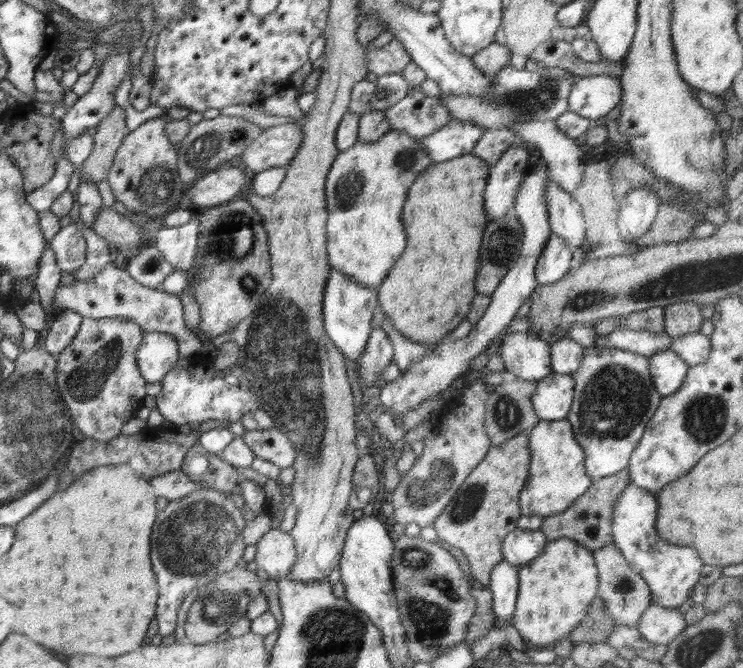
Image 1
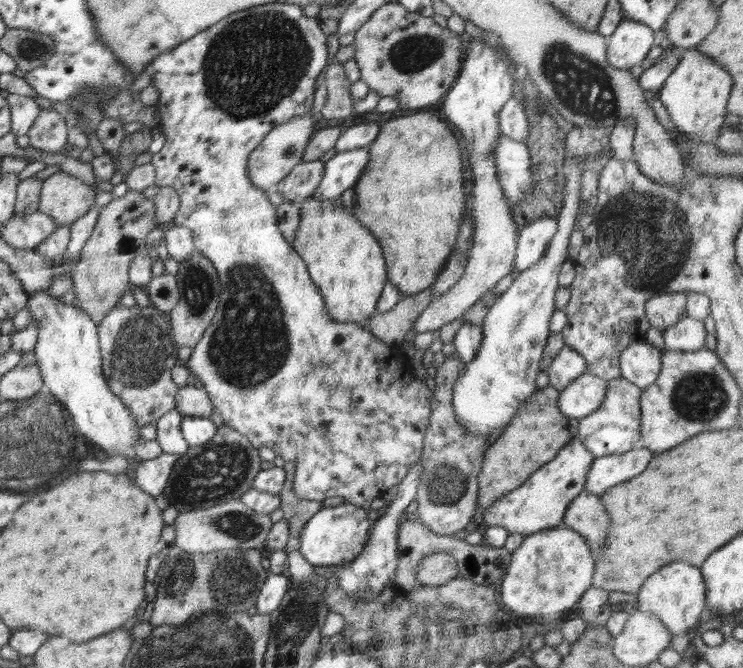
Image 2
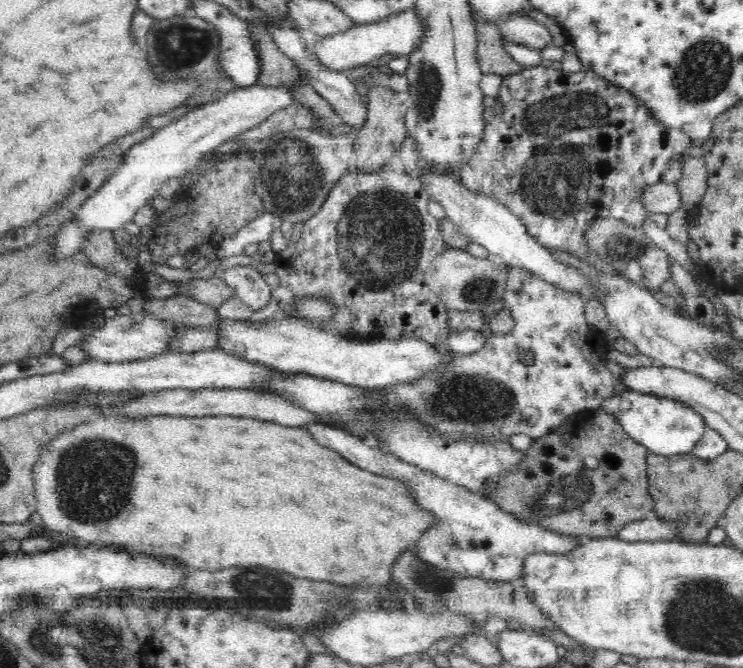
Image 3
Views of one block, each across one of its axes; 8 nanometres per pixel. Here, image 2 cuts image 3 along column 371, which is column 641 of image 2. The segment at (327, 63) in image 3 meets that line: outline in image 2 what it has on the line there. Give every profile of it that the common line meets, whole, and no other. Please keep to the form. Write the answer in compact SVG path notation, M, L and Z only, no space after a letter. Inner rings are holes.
M623 19L616 30L605 37L606 58L610 66L628 71L632 66L642 63L658 39L658 32L649 26L632 19Z

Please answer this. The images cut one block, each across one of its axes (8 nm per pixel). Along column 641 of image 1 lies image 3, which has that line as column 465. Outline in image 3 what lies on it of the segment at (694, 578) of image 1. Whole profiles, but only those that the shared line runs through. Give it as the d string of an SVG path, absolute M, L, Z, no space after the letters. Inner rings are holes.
M307 425L306 430L314 436L314 440L318 440L318 444L336 450L350 464L362 466L362 470L370 470L372 474L386 474L390 478L398 478L406 482L414 502L418 502L422 510L432 512L438 518L438 524L426 530L426 534L422 534L422 538L416 544L416 554L424 560L425 564L432 565L436 569L444 569L464 577L516 581L521 580L524 562L531 554L566 554L579 545L578 536L558 534L533 522L516 518L513 514L500 510L500 507L487 496L474 493L466 487L424 471L386 450L374 448L346 430L322 425Z

